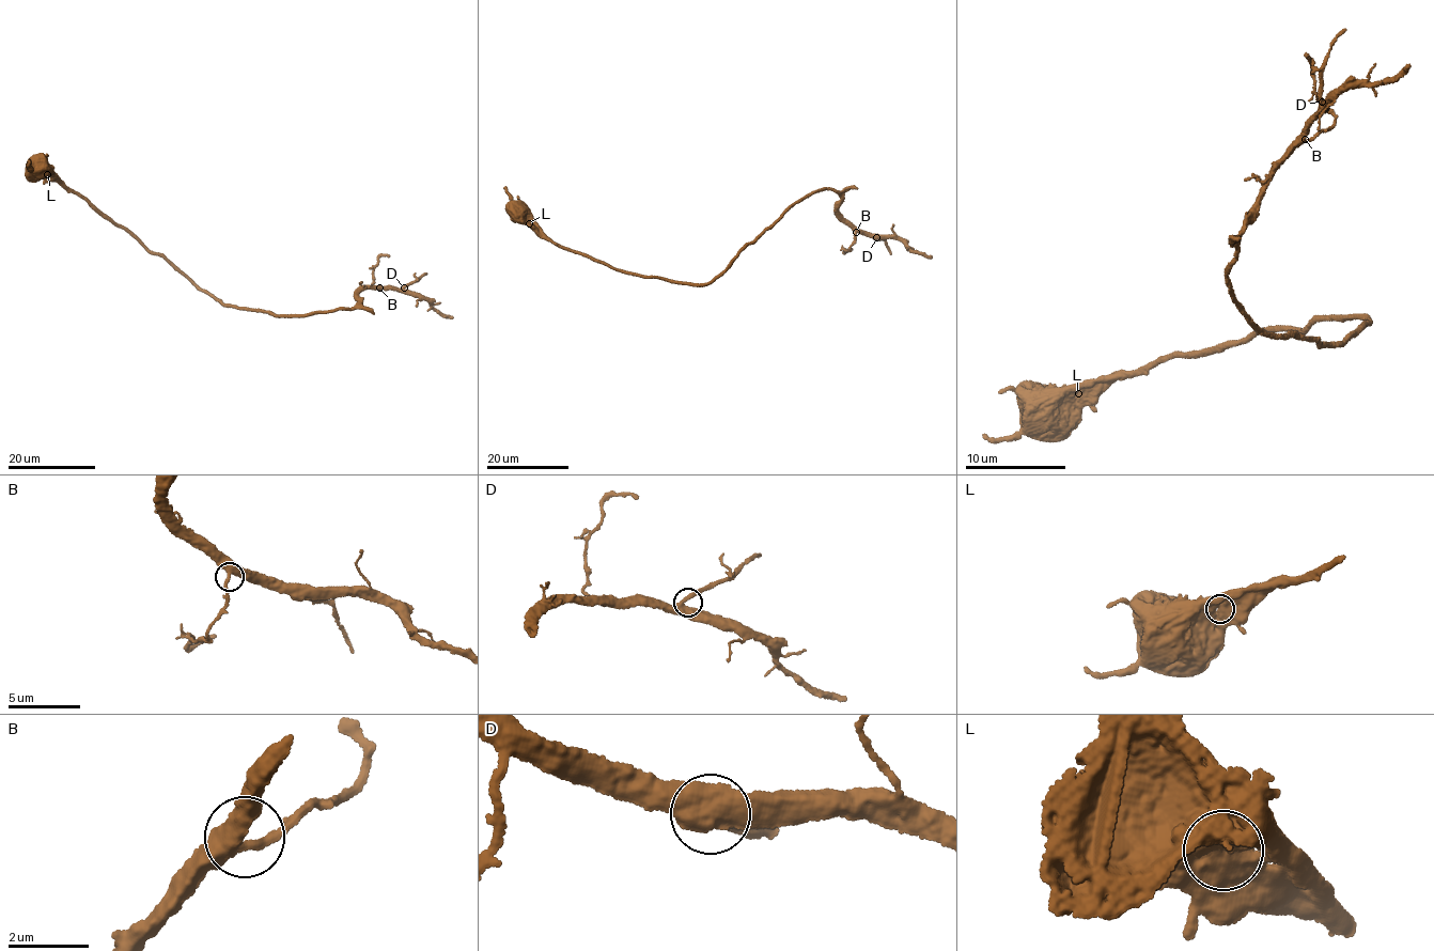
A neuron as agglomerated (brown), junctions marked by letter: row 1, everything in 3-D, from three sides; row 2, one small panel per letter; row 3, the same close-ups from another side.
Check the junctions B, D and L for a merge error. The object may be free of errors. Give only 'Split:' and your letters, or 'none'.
Split: none

